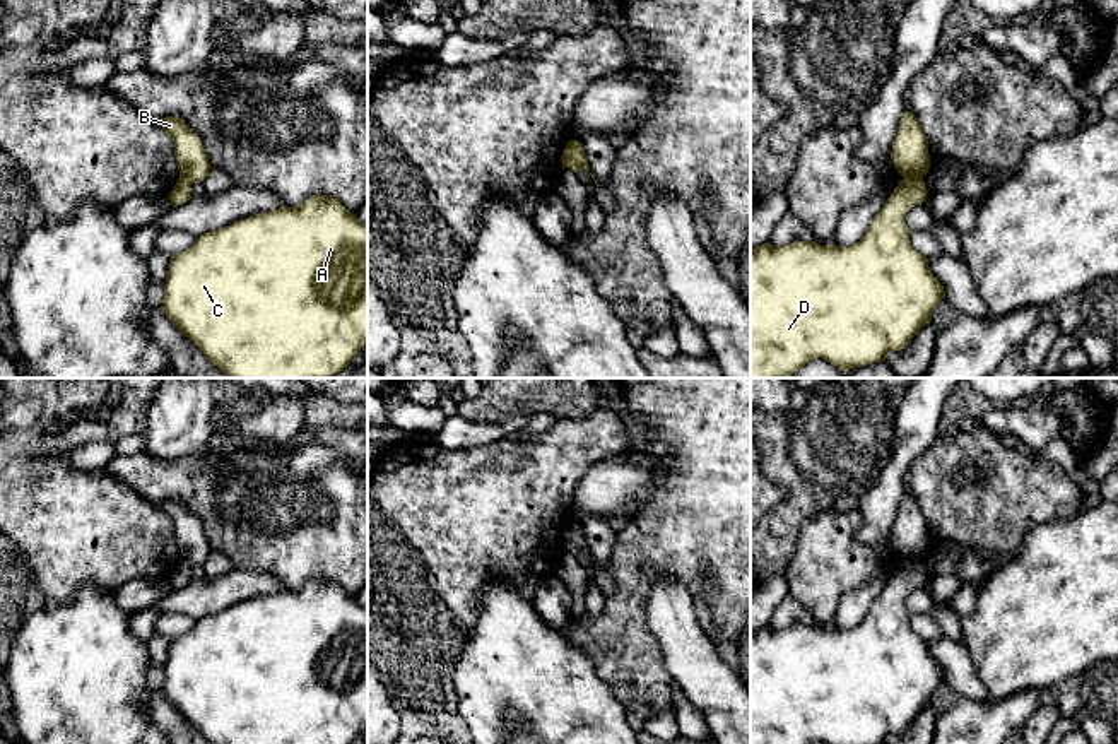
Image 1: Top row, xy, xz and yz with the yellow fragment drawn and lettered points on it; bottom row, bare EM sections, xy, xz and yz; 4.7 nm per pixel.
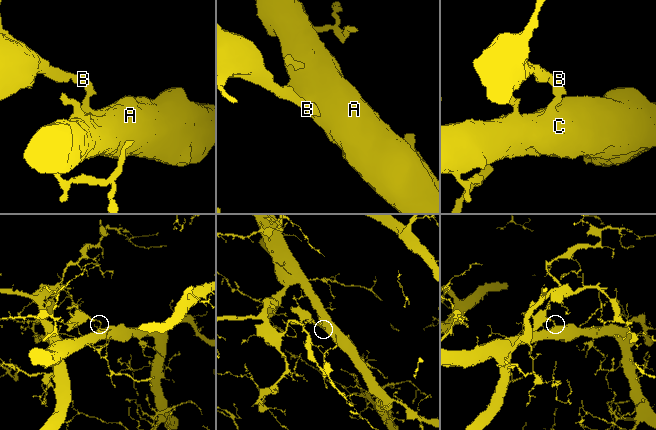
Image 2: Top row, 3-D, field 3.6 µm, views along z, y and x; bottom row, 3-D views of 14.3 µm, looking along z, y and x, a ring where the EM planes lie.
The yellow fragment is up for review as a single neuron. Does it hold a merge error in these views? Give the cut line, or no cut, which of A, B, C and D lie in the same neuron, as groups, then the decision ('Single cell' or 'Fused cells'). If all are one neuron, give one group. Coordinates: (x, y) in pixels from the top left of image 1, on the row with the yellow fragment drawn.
Split along yz (922, 177), (908, 177), (905, 180). Groups: A C D / B. Fused cells

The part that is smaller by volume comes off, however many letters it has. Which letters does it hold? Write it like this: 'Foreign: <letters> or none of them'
Foreign: B

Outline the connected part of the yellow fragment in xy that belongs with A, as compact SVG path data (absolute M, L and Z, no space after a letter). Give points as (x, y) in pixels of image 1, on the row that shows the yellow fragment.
M313 195L299 207L282 205L270 212L248 216L222 229L203 233L195 238L188 250L171 257L161 310L203 352L205 359L231 378L332 378L349 366L368 344L368 227L337 198Z

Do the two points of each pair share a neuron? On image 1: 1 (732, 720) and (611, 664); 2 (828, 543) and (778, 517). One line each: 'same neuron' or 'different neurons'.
1: different neurons
2: different neurons

